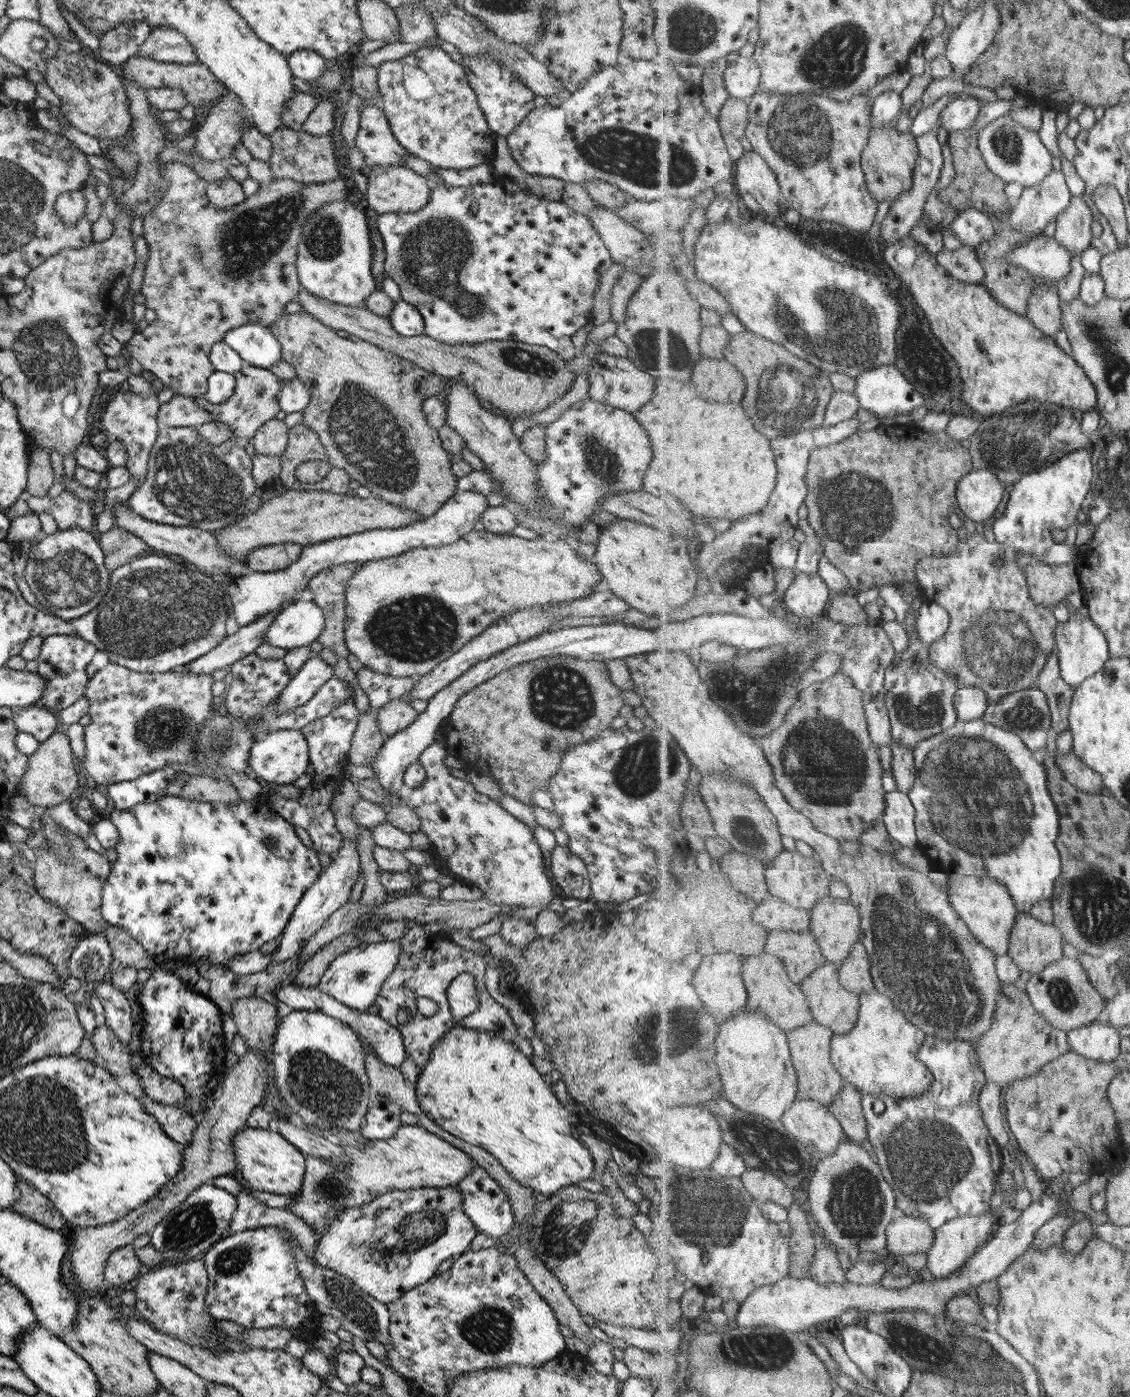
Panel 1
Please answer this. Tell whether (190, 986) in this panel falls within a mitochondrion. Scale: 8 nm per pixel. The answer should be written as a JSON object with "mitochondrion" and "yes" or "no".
{"mitochondrion":"no"}

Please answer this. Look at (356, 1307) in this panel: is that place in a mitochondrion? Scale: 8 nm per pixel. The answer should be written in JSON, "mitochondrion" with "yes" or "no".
{"mitochondrion":"yes"}

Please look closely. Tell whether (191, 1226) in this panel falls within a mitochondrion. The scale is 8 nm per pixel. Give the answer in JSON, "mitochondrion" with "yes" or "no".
{"mitochondrion":"yes"}

